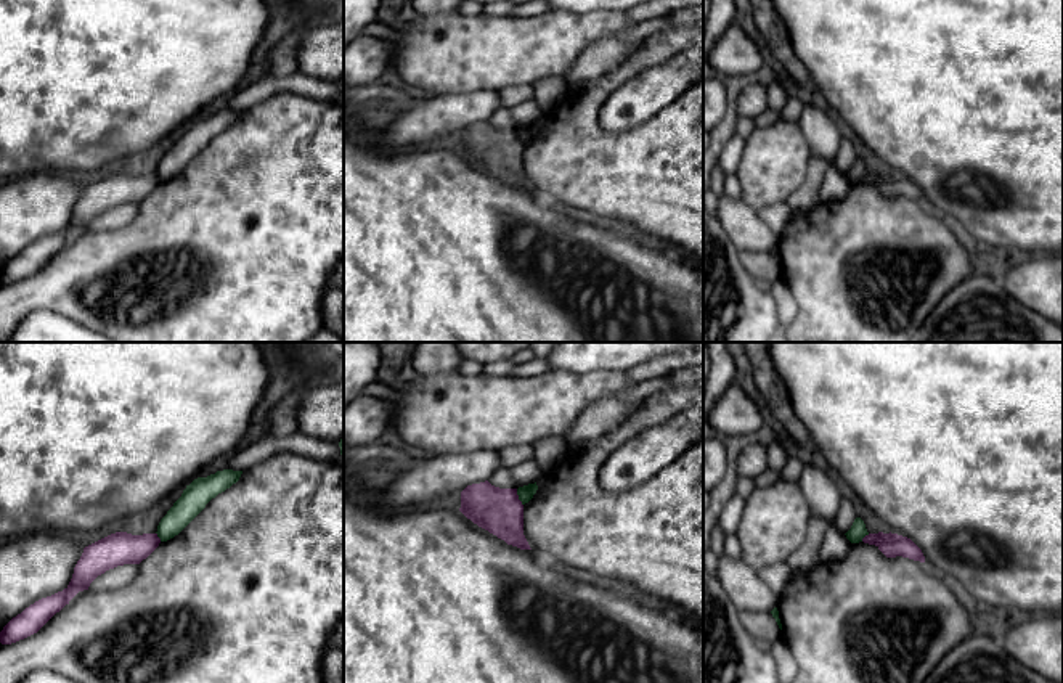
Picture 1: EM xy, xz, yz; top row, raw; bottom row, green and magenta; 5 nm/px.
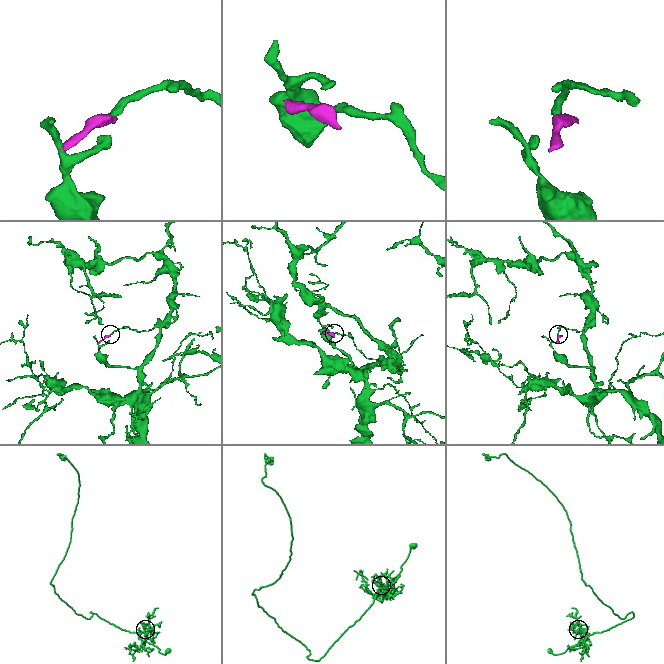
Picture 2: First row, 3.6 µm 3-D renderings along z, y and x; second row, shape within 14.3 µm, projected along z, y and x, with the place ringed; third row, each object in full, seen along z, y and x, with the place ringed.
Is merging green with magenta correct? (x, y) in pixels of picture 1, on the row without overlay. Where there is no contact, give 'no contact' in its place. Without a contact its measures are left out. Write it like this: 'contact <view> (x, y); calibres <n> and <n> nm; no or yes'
contact xz (519, 137); calibres 80 and 240 nm; no

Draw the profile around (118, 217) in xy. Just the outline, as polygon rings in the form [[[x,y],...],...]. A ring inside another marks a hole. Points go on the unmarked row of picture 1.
[[[124,204],[98,215],[88,227],[93,231],[122,228],[130,223],[138,212],[138,204]]]

